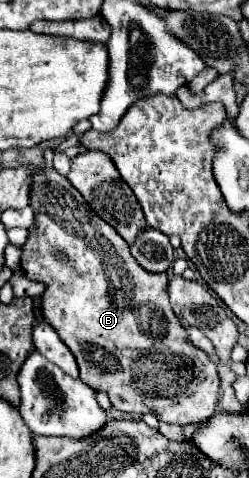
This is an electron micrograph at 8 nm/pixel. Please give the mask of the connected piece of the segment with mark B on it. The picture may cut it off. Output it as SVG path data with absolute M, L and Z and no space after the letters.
M41 168L33 174L29 204L35 208L35 220L39 226L23 246L21 268L29 280L47 286L43 294L43 316L75 354L81 380L93 390L107 392L113 408L125 414L151 412L157 420L179 426L197 426L209 420L219 402L221 378L215 372L209 354L189 342L185 328L171 312L167 292L169 274L145 272L145 268L133 260L129 244L115 232L115 228L101 220L69 180L53 168Z

